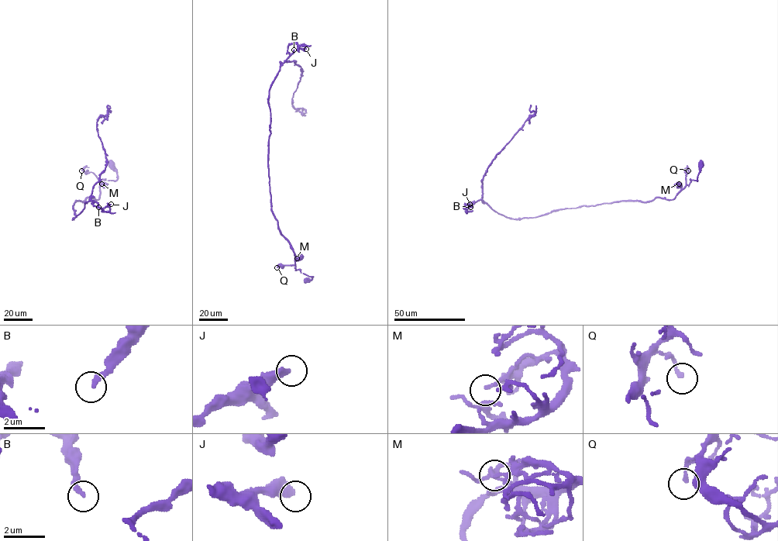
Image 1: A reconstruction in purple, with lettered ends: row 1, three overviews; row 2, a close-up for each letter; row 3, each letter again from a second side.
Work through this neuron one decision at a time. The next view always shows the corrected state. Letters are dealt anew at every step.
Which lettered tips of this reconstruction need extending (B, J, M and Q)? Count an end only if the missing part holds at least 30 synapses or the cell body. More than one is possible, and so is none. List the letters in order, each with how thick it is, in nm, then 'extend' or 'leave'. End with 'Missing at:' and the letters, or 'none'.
B: 260 nm | leave
J: 440 nm | leave
M: 140 nm | leave
Q: 180 nm | leave
Missing at: none

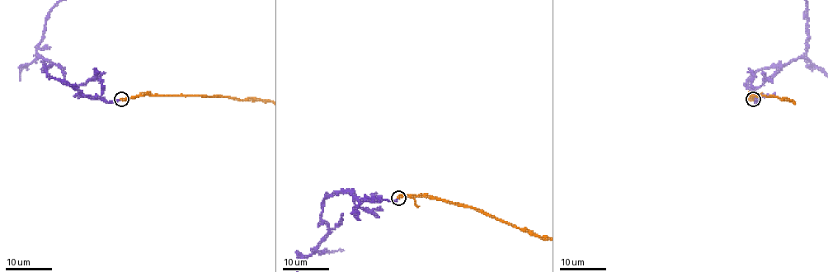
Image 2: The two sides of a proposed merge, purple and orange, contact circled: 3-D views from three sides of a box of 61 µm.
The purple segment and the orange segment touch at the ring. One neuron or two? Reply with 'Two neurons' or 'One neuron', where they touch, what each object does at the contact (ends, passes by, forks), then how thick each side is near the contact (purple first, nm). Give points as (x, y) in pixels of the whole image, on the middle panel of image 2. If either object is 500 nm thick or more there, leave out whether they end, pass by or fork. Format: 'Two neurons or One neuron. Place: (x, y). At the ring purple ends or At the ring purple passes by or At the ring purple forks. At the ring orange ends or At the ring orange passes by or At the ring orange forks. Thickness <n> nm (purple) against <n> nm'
One neuron. Place: (398, 198). Thickness 280 nm (purple) against 500 nm

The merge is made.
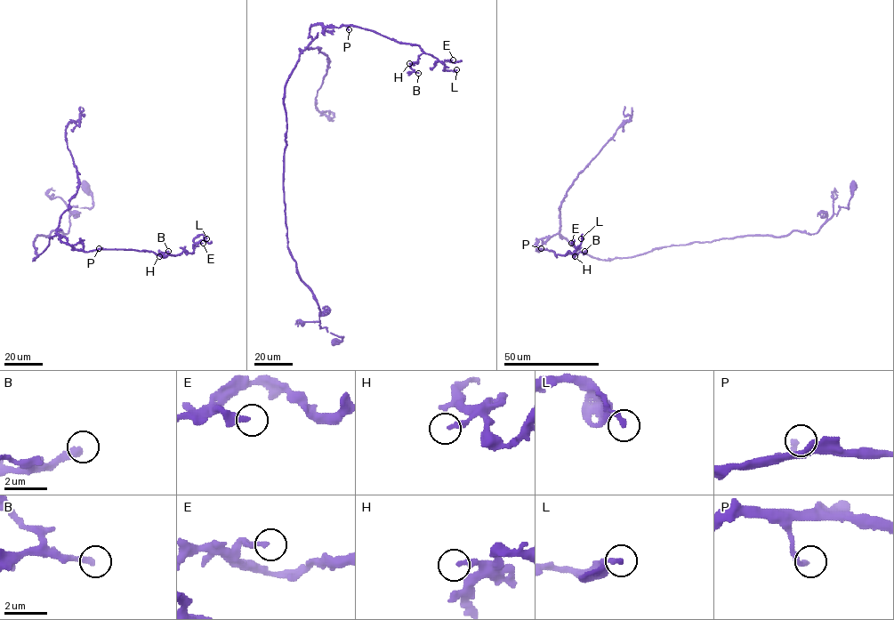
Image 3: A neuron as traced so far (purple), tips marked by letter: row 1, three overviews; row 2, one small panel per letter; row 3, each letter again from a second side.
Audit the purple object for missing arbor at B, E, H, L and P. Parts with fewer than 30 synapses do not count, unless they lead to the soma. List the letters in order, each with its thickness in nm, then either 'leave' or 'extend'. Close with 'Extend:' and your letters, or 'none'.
B: calibre 320 nm; leave
E: calibre 240 nm; leave
H: calibre 240 nm; leave
L: calibre 240 nm; leave
P: calibre 240 nm; extend
Extend: P

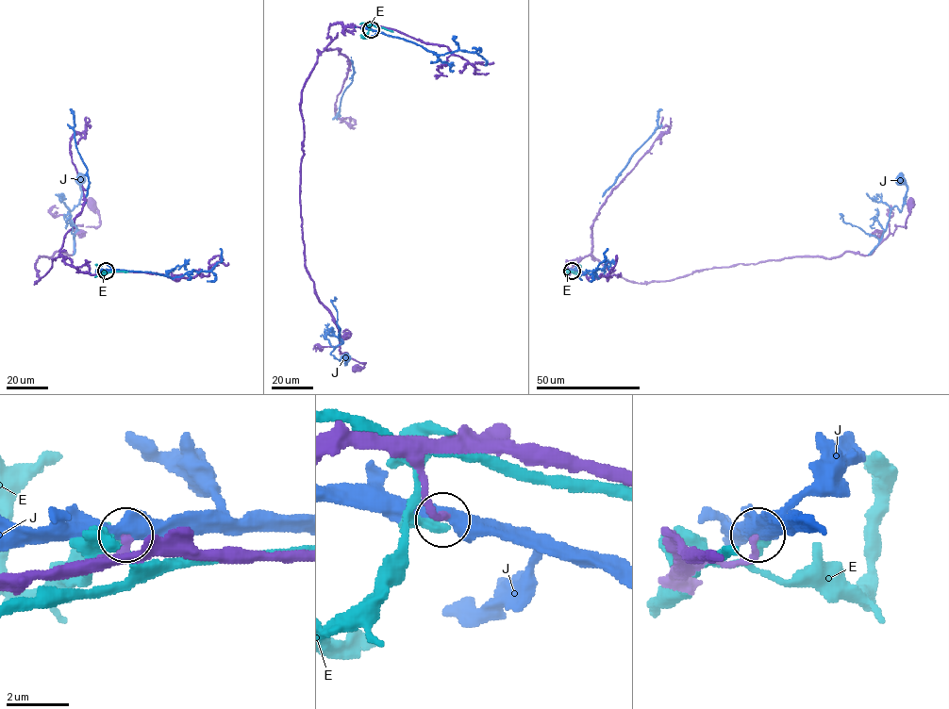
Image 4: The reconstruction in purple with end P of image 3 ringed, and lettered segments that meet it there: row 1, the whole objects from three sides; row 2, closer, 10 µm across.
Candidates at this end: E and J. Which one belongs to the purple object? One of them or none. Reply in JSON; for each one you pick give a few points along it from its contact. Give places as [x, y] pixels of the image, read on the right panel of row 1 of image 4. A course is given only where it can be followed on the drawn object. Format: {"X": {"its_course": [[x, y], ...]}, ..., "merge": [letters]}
{"merge": []}

